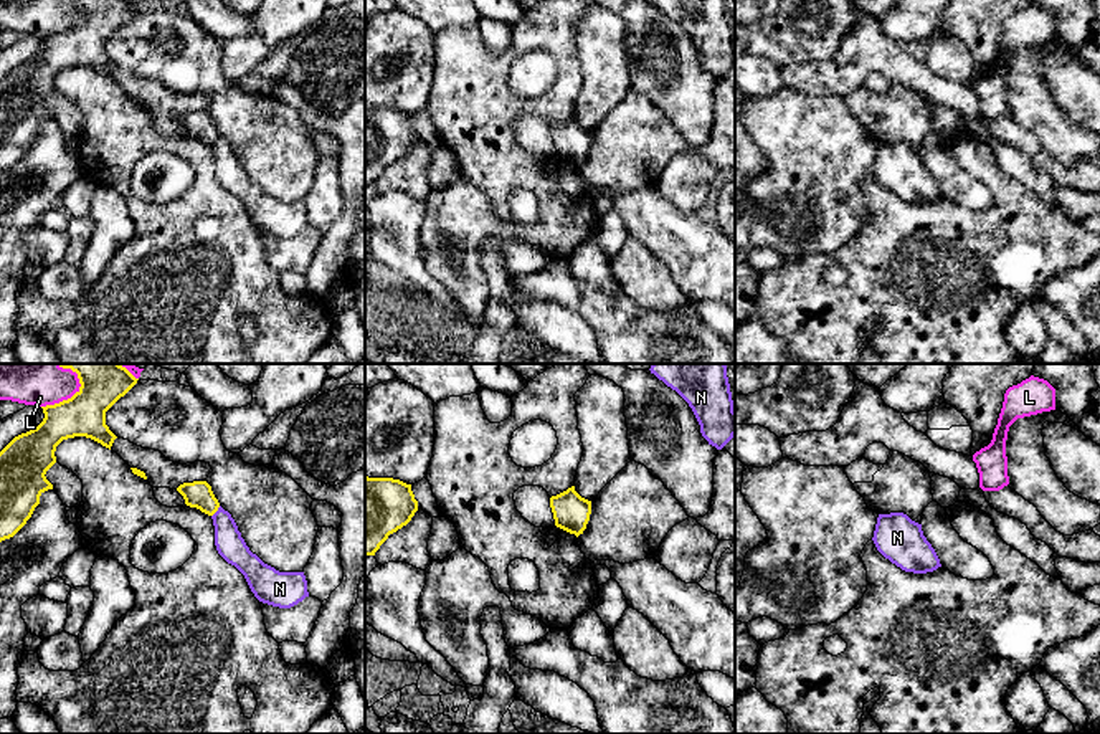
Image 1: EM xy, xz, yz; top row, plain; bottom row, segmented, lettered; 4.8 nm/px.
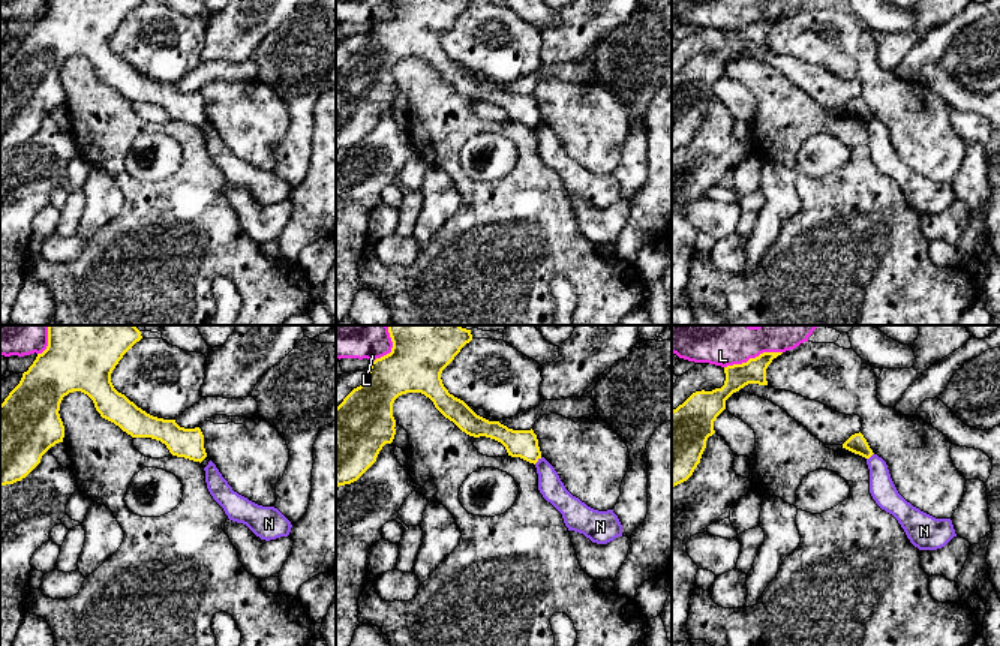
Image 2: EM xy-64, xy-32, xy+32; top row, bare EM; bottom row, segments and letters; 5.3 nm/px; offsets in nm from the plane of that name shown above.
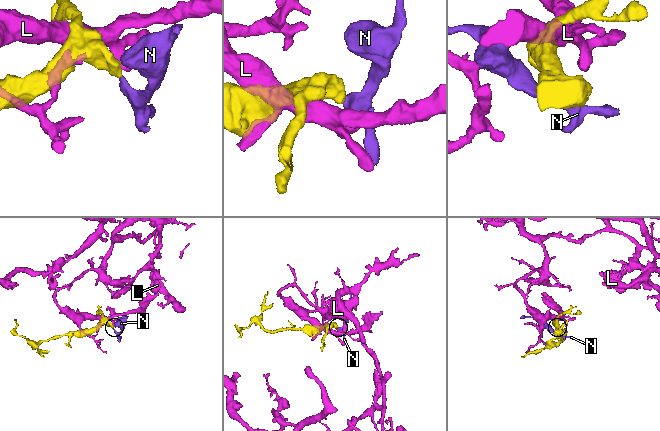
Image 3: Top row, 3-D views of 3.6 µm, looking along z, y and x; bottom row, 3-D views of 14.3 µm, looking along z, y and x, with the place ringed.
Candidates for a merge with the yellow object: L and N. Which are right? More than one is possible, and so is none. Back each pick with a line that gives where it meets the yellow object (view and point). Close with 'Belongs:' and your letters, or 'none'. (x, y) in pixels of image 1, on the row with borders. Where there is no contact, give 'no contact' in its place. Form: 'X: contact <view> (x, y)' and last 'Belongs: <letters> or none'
Belongs: none

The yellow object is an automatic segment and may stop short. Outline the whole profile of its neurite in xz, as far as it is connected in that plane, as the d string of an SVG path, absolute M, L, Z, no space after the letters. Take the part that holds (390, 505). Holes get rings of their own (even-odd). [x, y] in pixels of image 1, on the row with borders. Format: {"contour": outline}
{"contour": "M365 476L365 557L375 555L388 536L406 526L416 511L411 484Z"}

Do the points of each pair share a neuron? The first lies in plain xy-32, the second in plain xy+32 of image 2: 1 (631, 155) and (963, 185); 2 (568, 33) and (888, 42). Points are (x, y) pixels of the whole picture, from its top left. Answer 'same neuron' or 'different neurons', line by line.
1: same neuron
2: same neuron

